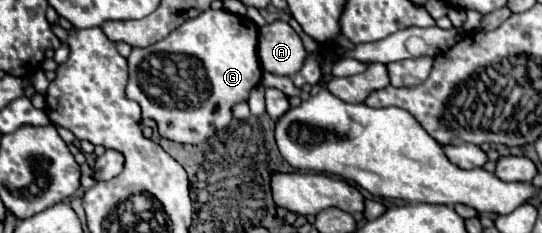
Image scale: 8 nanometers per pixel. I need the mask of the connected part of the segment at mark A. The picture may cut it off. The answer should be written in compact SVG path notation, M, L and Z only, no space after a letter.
M272 21L260 27L258 57L264 71L294 75L304 63L306 49L298 33L286 21Z

